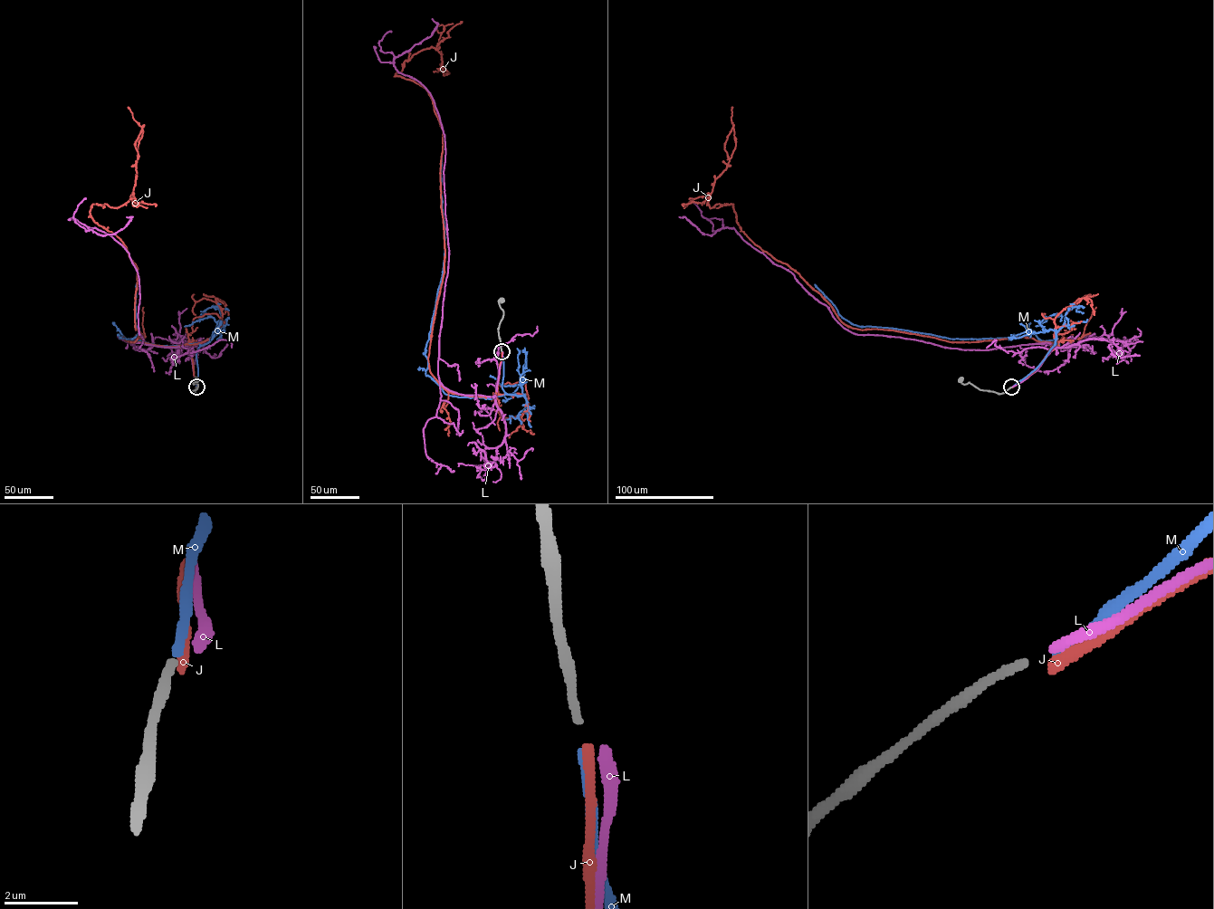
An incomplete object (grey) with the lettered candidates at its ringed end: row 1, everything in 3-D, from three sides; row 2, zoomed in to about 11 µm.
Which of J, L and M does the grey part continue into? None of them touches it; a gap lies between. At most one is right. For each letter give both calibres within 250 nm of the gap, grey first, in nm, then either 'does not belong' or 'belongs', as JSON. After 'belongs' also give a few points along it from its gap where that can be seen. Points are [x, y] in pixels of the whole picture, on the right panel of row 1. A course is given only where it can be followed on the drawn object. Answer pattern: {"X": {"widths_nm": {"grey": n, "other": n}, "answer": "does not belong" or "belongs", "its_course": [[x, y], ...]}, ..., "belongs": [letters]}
{"J": {"widths_nm": {"grey": 240, "other": 320}, "answer": "does not belong"}, "L": {"widths_nm": {"grey": 240, "other": 280}, "answer": "does not belong"}, "M": {"widths_nm": {"grey": 240, "other": 240}, "answer": "belongs", "its_course": [[1012, 387], [1059, 344], [1040, 340], [1032, 330], [1025, 337], [953, 339], [859, 326], [843, 318], [815, 284]]}, "belongs": ["M"]}

